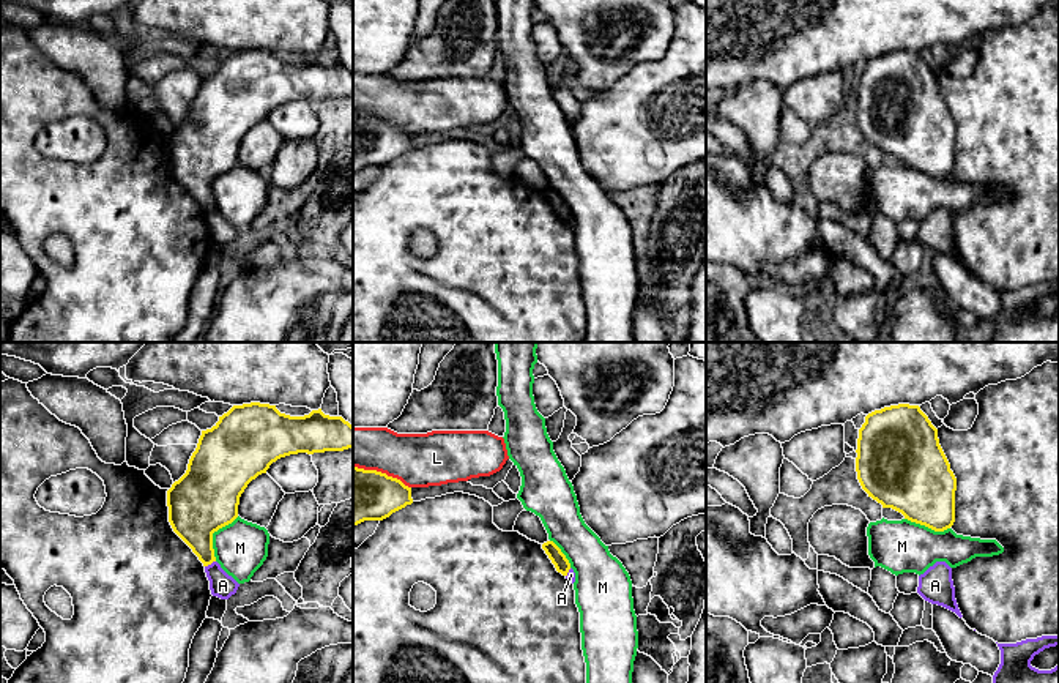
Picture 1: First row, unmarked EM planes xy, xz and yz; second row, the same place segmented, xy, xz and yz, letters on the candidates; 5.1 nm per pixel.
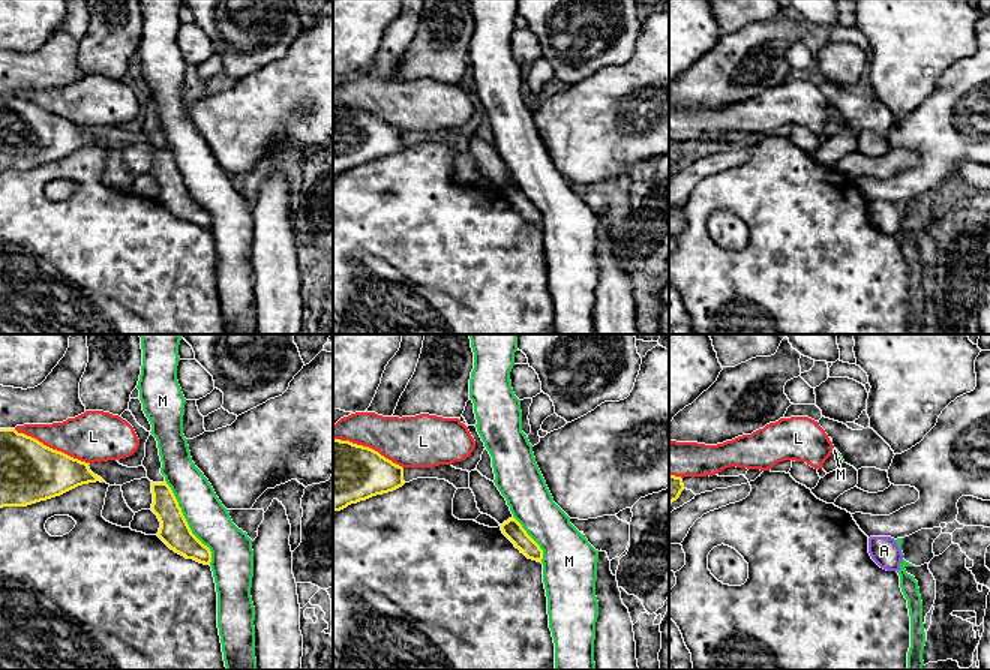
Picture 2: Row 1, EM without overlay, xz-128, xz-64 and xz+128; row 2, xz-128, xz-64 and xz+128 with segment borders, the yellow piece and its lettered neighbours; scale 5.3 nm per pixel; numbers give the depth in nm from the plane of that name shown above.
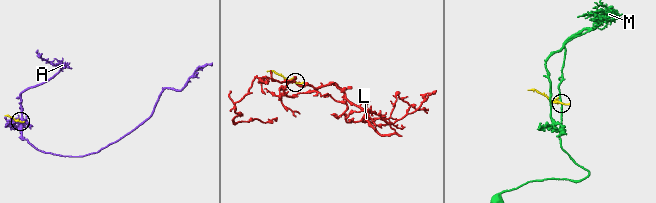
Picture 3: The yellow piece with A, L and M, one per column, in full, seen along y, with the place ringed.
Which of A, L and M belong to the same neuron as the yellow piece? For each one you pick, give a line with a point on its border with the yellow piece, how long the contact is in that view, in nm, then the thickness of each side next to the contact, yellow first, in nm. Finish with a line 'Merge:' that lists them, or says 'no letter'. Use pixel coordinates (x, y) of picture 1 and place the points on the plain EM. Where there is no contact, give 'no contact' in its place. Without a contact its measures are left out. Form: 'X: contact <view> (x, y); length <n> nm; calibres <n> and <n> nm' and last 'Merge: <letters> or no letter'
Merge: no letter

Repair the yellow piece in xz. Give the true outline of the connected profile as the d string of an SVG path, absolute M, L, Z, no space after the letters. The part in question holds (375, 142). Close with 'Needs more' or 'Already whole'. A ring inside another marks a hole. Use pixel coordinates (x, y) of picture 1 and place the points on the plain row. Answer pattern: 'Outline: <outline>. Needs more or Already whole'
Outline: M353 114L353 174L364 167L383 167L411 150L411 134L400 126Z. Already whole

